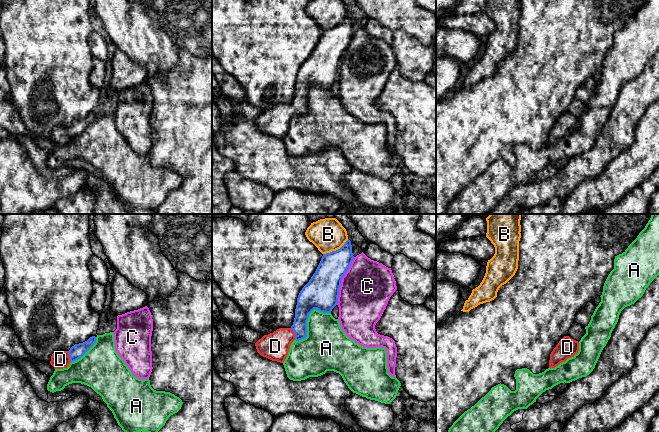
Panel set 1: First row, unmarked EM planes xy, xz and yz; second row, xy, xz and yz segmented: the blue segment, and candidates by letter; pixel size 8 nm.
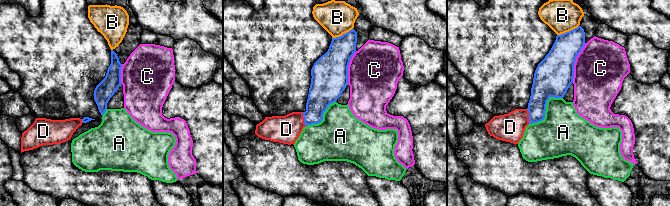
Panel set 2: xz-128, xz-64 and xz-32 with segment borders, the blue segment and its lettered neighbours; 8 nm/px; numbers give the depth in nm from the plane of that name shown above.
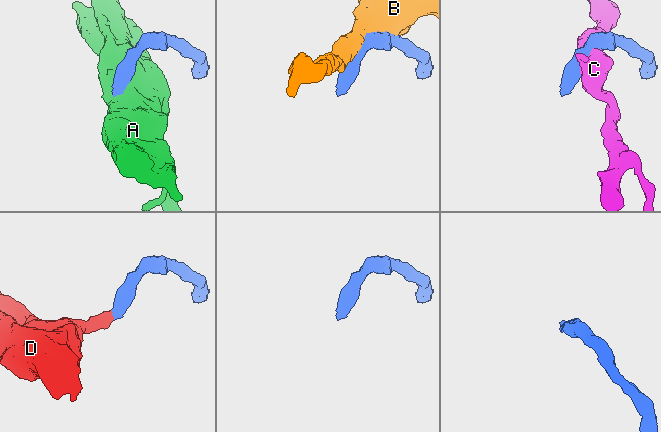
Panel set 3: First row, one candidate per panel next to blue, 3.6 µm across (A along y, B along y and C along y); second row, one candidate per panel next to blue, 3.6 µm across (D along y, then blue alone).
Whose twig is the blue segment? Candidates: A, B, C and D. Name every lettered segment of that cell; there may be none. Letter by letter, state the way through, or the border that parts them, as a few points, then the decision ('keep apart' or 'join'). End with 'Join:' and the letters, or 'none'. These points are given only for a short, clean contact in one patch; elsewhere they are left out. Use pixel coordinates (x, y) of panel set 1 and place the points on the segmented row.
A: keep apart
B: keep apart
C: keep apart
D: runs through xz (305, 305), (299, 329), (295, 334), (285, 336), (275, 346); join
Join: D

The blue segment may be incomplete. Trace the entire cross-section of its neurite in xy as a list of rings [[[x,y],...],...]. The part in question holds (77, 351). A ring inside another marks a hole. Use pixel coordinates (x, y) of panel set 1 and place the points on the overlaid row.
[[[92,336],[87,341],[75,344],[69,351],[56,351],[51,356],[50,364],[54,369],[67,368],[71,362],[80,359],[96,342],[96,337]]]

